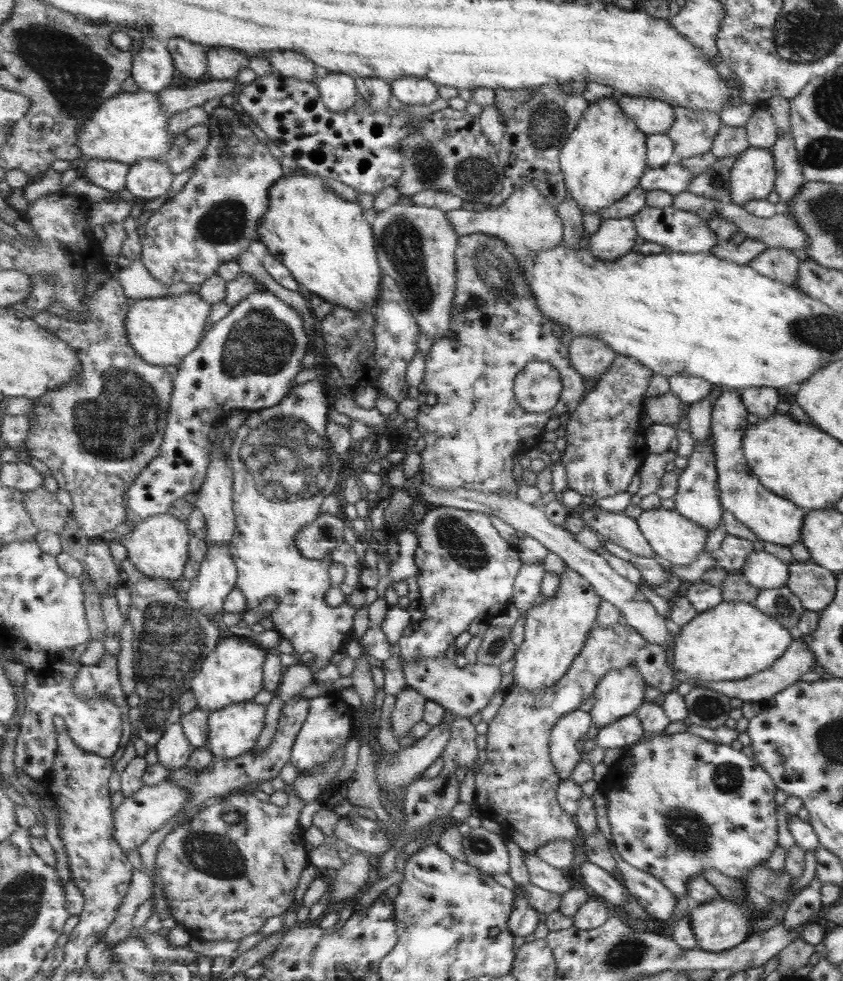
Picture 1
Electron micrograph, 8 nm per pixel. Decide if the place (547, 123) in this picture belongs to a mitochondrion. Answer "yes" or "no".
yes

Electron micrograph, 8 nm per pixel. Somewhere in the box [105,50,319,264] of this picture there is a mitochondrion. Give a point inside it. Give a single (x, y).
(225, 221)

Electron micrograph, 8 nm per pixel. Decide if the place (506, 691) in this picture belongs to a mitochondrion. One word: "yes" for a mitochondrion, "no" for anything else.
no

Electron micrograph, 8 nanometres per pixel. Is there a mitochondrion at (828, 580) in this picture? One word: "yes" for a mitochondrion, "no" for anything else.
no

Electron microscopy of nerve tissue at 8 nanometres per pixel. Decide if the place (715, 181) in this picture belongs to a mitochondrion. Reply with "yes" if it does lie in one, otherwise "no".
yes

